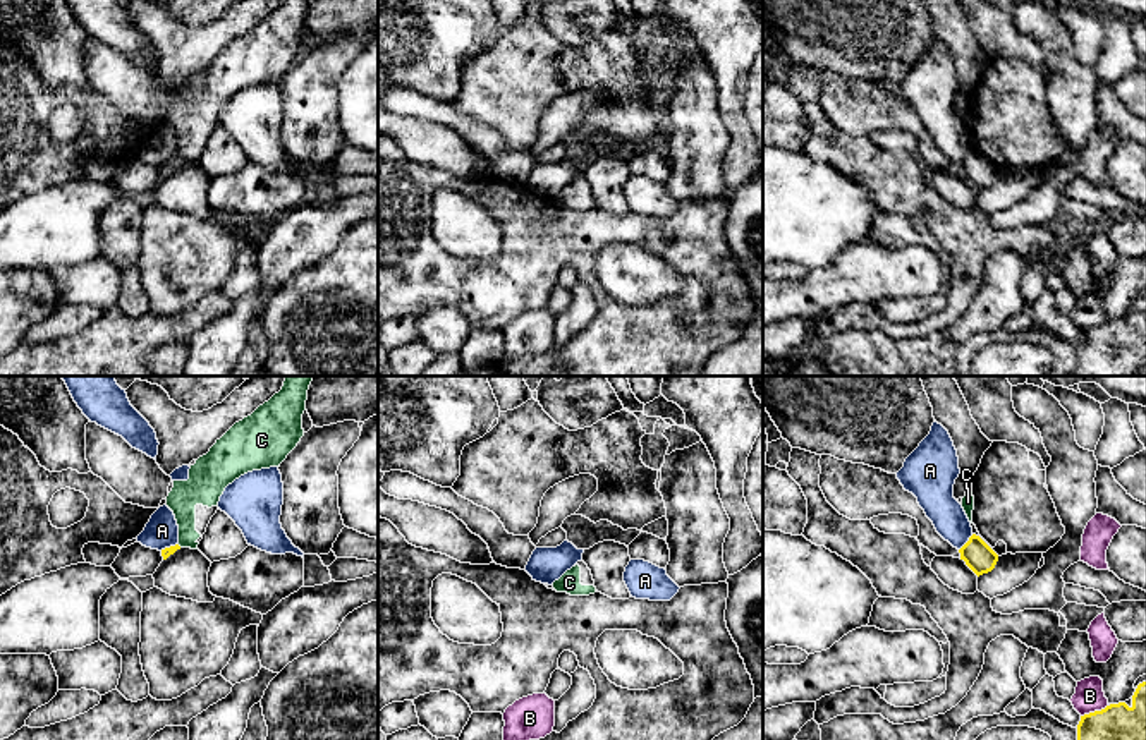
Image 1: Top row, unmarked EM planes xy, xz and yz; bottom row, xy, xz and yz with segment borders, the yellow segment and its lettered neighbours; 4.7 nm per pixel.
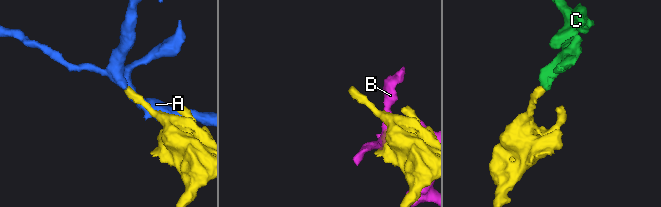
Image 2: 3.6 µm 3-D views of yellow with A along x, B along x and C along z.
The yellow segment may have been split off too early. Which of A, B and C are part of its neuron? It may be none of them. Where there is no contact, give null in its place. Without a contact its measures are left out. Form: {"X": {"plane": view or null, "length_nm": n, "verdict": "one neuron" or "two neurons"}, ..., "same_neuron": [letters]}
{"A": {"plane": "yz", "length_nm": 100, "verdict": "two neurons"}, "B": {"plane": "yz", "length_nm": 160, "verdict": "two neurons"}, "C": {"plane": null, "verdict": "two neurons"}, "same_neuron": []}

